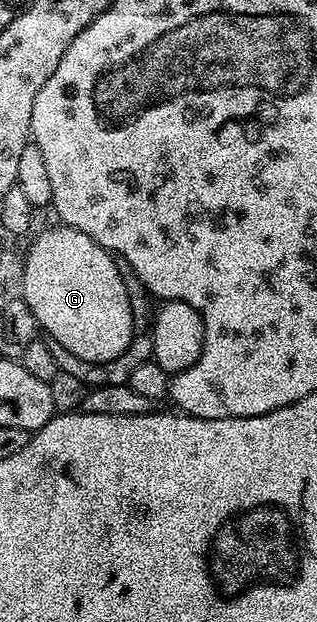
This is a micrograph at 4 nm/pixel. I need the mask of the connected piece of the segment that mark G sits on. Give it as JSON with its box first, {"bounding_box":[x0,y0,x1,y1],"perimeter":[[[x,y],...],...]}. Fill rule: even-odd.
{"bounding_box":[23,225,134,365],"perimeter":[[[51,225],[35,236],[36,240],[28,247],[28,256],[23,256],[25,291],[23,299],[30,305],[30,313],[38,321],[41,332],[47,338],[58,341],[62,349],[70,349],[81,363],[99,365],[114,361],[130,345],[134,334],[130,297],[118,273],[118,265],[112,252],[98,245],[86,233],[73,227]]]}

